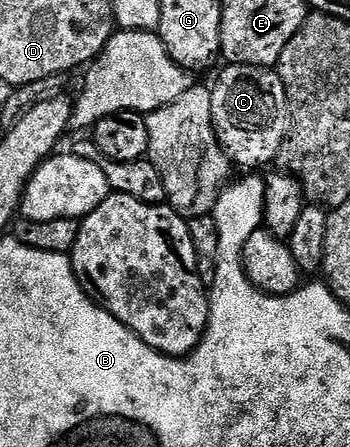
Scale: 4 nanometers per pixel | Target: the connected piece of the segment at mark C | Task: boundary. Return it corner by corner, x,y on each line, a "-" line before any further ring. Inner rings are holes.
254,64
225,65
226,69
218,76
218,81
212,84
212,122
214,134
222,146
222,151
230,157
235,165
243,164
246,170
258,170
261,164
270,164
279,159
282,144
286,141
292,123
292,113
286,102
284,84
277,71
269,67
258,68

